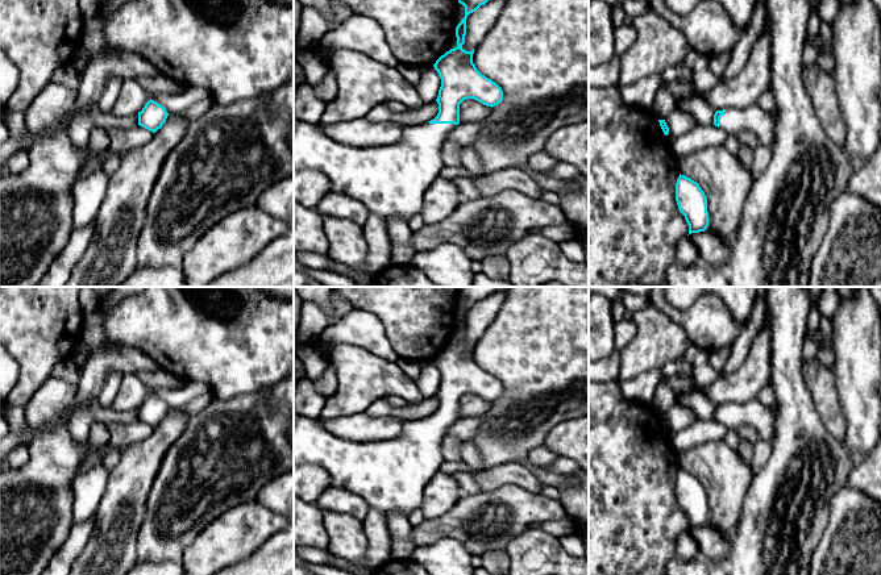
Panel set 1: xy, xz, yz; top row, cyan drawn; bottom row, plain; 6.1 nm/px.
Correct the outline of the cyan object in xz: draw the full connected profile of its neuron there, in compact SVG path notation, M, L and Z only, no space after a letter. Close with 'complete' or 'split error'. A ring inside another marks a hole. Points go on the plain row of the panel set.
M457 287L458 297L465 301L465 312L456 322L457 341L441 350L433 359L441 374L436 393L437 411L420 420L406 420L402 433L394 439L381 442L352 442L325 430L319 420L299 416L294 421L294 463L317 464L331 476L331 484L361 496L369 507L387 516L400 511L410 516L421 507L424 487L440 471L445 461L441 441L448 429L460 418L460 399L474 393L483 400L495 401L503 395L502 383L482 370L473 358L471 346L462 343L466 330L466 313L481 300L493 295L498 287Z; split error

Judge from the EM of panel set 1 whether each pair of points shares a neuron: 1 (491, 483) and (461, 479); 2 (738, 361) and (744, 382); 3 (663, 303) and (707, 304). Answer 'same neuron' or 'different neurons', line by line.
1: different neurons
2: different neurons
3: same neuron

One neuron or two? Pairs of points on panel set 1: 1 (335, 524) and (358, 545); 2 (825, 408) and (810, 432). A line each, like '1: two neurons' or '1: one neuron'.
1: one neuron
2: two neurons

